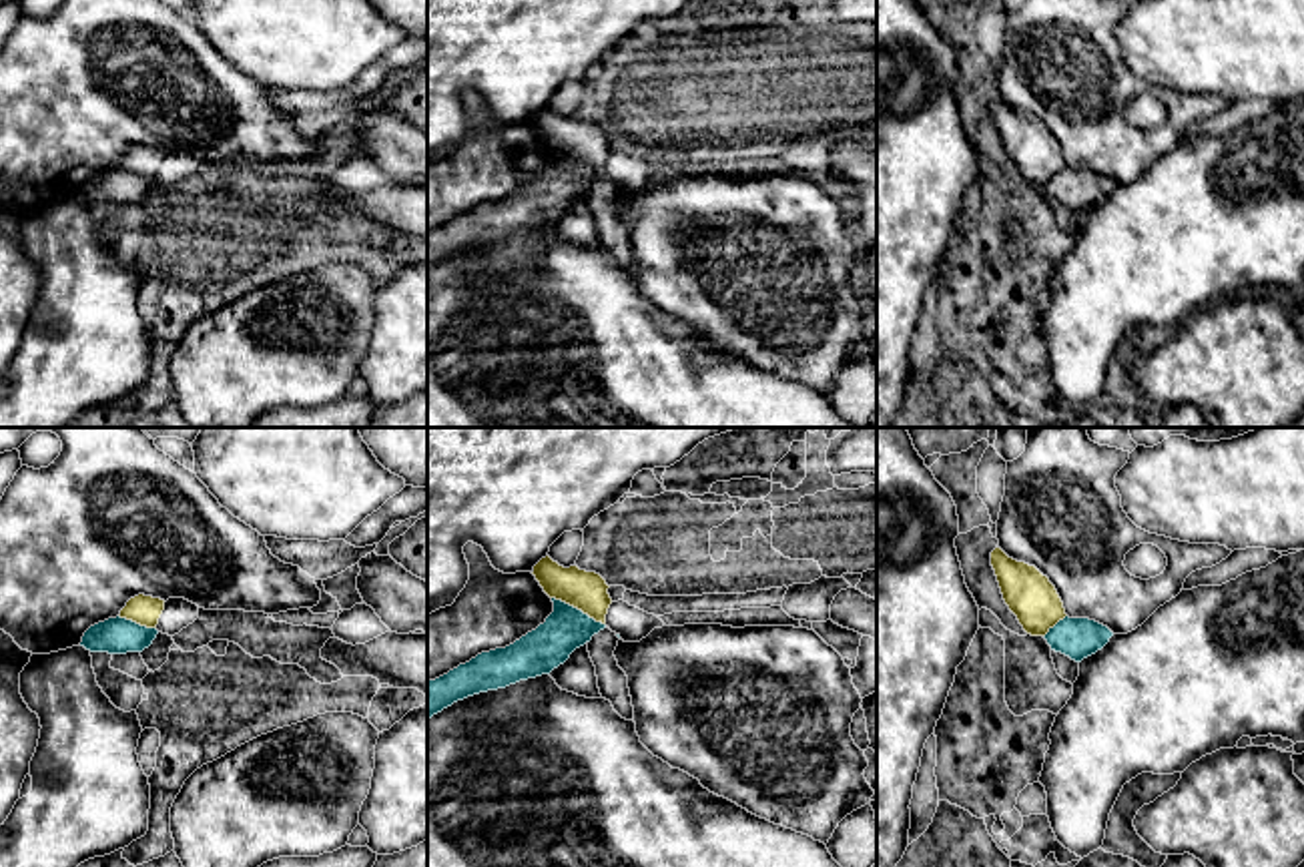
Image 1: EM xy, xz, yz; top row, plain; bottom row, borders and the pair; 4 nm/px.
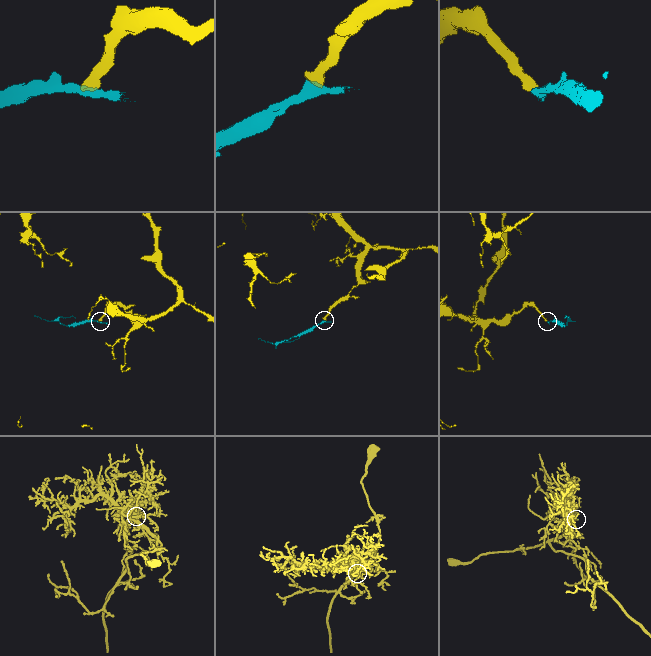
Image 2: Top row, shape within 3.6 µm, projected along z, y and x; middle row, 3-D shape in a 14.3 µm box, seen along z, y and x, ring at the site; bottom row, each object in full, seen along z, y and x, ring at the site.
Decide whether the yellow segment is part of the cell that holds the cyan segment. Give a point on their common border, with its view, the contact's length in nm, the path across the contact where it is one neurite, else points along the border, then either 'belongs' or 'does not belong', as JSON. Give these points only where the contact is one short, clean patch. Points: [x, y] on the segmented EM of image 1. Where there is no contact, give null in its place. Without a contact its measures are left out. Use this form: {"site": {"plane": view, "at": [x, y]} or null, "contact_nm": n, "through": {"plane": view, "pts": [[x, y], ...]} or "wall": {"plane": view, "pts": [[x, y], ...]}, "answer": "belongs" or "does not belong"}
{"site": {"plane": "xz", "at": [576, 609]}, "contact_nm": 240, "wall": {"plane": "xz", "pts": [[552, 597], [604, 625]]}, "answer": "does not belong"}

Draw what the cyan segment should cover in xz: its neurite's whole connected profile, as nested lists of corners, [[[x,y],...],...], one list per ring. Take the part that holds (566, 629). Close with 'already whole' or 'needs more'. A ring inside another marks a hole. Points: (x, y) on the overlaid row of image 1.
[[[552,598],[554,612],[536,630],[506,648],[481,652],[427,682],[427,720],[467,696],[550,674],[606,628],[582,610]]] | already whole

